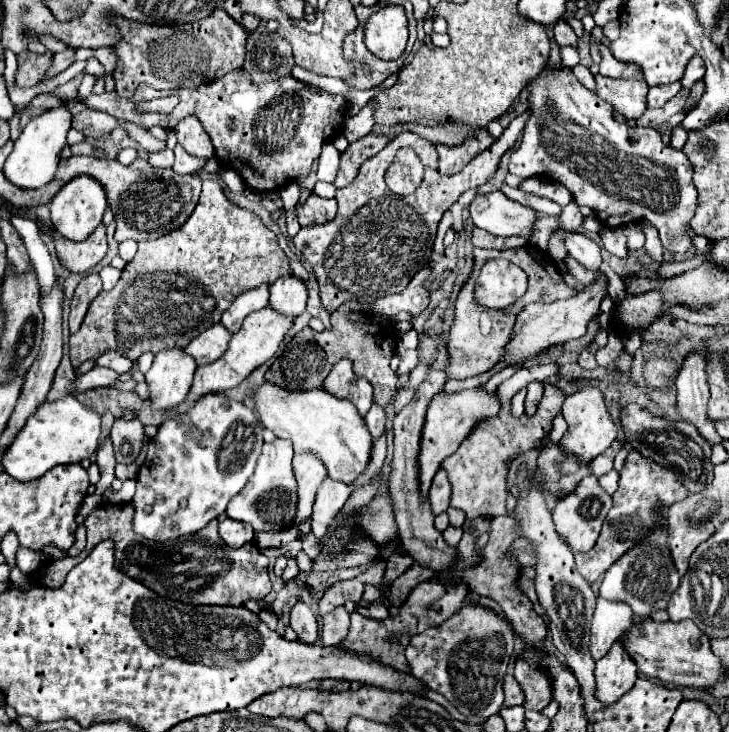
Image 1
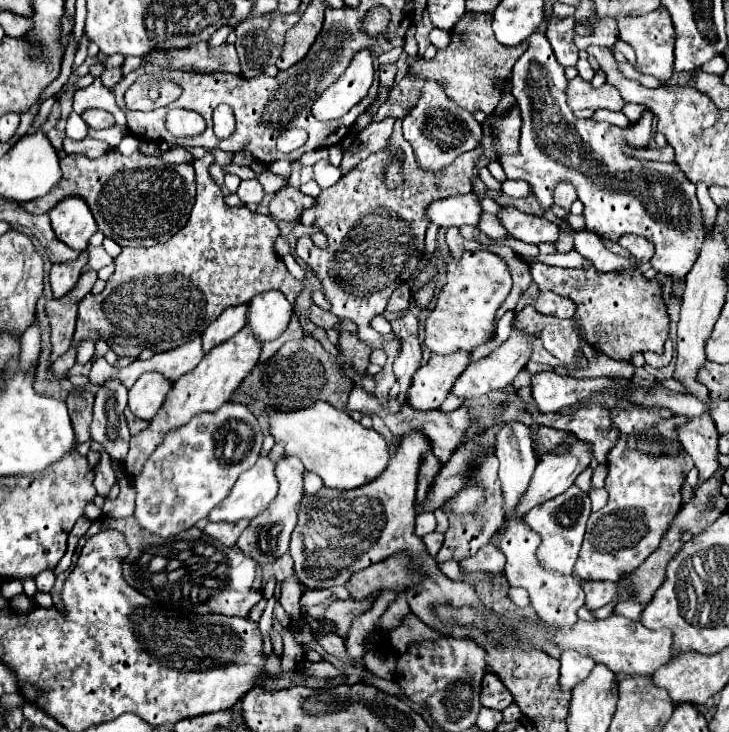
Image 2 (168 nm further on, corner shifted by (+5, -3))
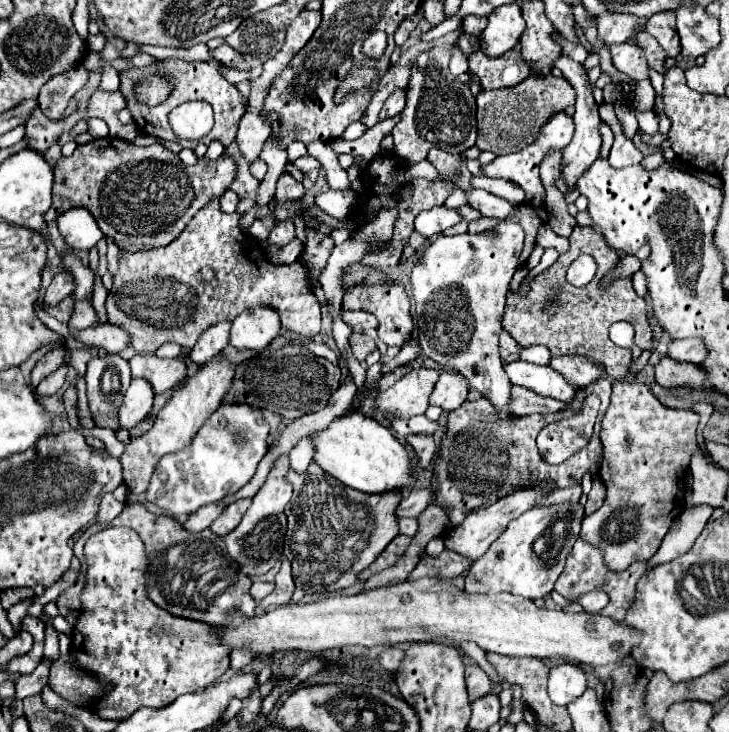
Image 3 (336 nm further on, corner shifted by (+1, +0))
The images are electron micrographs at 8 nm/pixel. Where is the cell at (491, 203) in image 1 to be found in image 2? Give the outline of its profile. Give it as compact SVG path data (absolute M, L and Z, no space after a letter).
M476 193L448 197L432 203L428 207L428 221L438 227L462 227L462 225L478 225L480 221L480 205Z

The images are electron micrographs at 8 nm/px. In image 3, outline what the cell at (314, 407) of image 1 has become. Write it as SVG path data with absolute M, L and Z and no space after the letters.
M360 412L334 418L328 428L312 434L310 442L316 450L314 462L326 474L334 476L350 488L368 494L380 494L394 488L406 490L412 484L410 460L402 444L392 436L392 432L386 426Z

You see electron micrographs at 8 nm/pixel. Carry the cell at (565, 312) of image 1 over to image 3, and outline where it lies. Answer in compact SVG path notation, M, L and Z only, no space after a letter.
M442 372L440 380L436 382L436 388L432 392L432 404L444 408L444 410L456 410L462 406L468 398L468 378L460 372Z

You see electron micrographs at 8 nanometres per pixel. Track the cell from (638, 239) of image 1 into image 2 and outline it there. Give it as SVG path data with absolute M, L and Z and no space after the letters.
M624 235L620 241L618 241L624 249L628 249L634 257L634 265L640 267L644 263L648 263L654 255L654 247L648 239L644 237L638 237L638 235Z

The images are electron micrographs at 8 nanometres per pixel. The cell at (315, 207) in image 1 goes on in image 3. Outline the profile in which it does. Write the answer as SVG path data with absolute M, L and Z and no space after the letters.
M282 174L278 184L276 184L276 200L280 200L280 204L288 204L288 202L298 202L304 196L304 186L300 182L296 182L290 174Z

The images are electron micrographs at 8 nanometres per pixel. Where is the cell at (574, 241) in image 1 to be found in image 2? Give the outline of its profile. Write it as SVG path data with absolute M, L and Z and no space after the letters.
M500 205L498 211L498 219L502 223L502 227L516 239L522 239L526 243L542 243L542 241L556 241L558 239L558 227L554 223L550 223L544 217L536 217L536 215L528 215L520 209L516 209L514 205Z

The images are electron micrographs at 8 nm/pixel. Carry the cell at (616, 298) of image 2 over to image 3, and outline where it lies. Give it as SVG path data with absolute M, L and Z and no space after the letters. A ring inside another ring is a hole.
M576 226L572 236L570 236L570 250L566 254L560 254L558 260L546 268L542 274L538 274L530 282L530 294L520 296L518 292L508 292L506 300L506 310L504 310L504 330L510 332L510 336L524 348L532 344L542 344L548 346L552 356L586 356L600 364L604 372L614 378L614 380L624 380L630 374L630 364L632 364L632 352L626 348L614 346L614 342L608 336L608 328L612 322L626 320L634 326L636 336L634 342L638 348L648 350L652 348L652 326L648 322L648 312L646 312L646 300L640 298L634 288L632 288L632 278L616 278L608 286L600 286L602 278L610 272L616 270L620 262L620 256L616 250L608 248L604 236L596 232L590 226ZM580 254L590 254L598 262L598 272L594 280L584 286L576 288L566 282L566 270L568 266L576 260Z

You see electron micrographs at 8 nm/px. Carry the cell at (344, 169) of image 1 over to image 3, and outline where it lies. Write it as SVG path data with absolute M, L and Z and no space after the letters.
M396 90L386 102L384 102L384 108L380 112L380 120L386 120L386 118L392 118L396 116L398 112L402 112L406 106L406 96L402 90Z

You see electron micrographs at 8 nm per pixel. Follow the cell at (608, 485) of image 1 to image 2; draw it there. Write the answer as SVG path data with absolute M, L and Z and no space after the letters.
M594 489L594 491L590 491L590 501L592 501L592 509L594 511L602 509L606 505L606 499L608 499L606 489Z

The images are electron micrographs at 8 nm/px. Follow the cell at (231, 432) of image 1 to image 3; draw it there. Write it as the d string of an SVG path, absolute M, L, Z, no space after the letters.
M222 404L198 430L194 440L176 454L166 454L156 464L146 500L174 516L190 516L200 506L218 502L250 482L258 462L268 452L268 422L250 404Z

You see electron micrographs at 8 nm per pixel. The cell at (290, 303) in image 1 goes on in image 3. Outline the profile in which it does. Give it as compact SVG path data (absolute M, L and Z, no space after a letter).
M260 306L242 312L230 330L230 344L236 348L264 350L282 330L280 314L274 308Z

